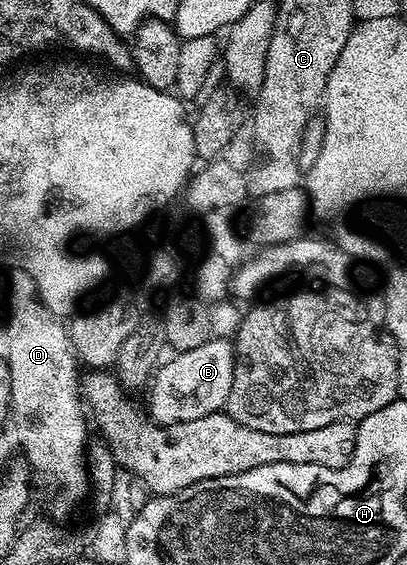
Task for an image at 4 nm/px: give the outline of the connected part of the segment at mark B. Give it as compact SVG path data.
M212 337L195 349L178 352L173 359L160 364L149 385L149 415L161 427L187 420L201 419L209 414L220 412L226 408L229 391L232 389L233 369L235 368L234 344L227 338Z

